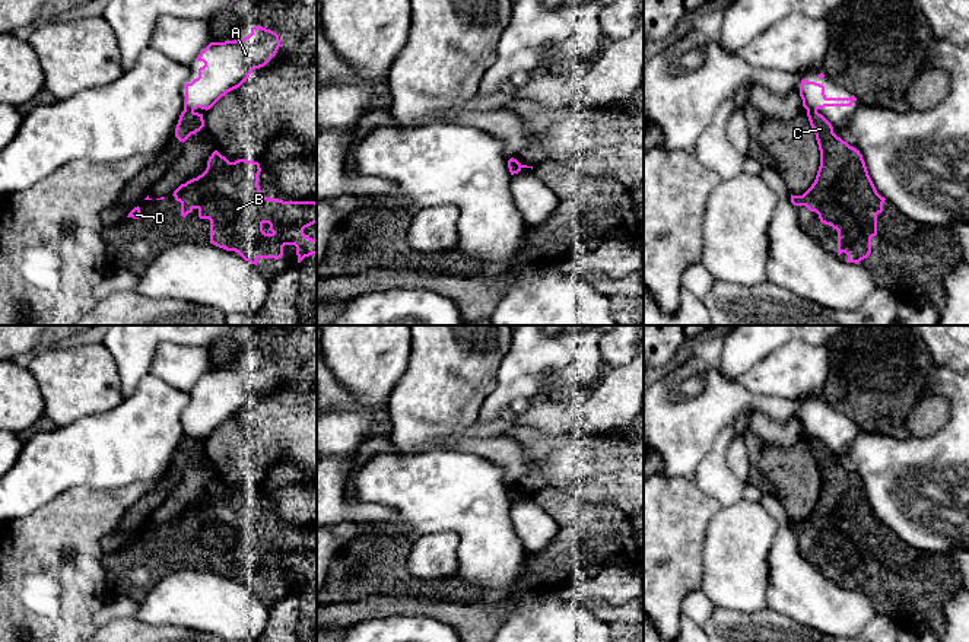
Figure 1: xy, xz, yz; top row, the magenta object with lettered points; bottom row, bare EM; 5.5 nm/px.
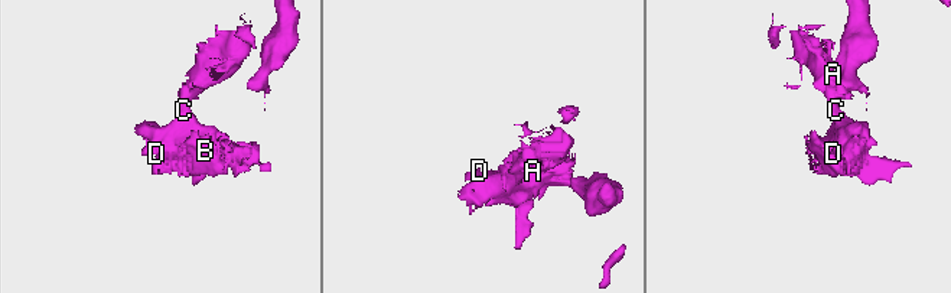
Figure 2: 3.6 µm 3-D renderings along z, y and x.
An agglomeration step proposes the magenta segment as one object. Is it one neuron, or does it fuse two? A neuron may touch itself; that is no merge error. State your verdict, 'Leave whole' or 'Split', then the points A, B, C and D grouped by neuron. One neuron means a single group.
Split. Groups: A / B C D

